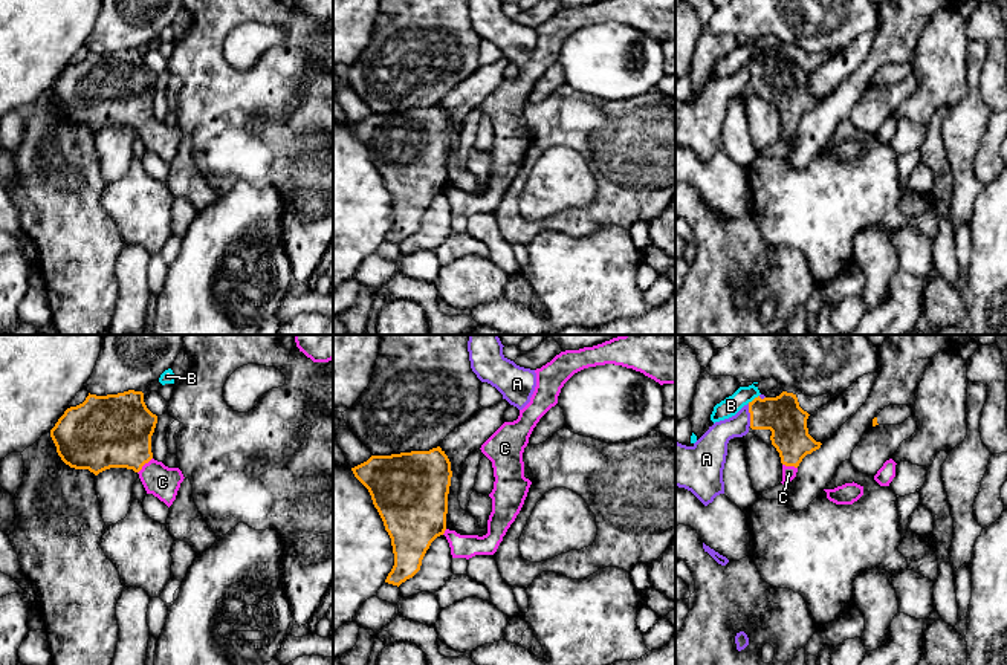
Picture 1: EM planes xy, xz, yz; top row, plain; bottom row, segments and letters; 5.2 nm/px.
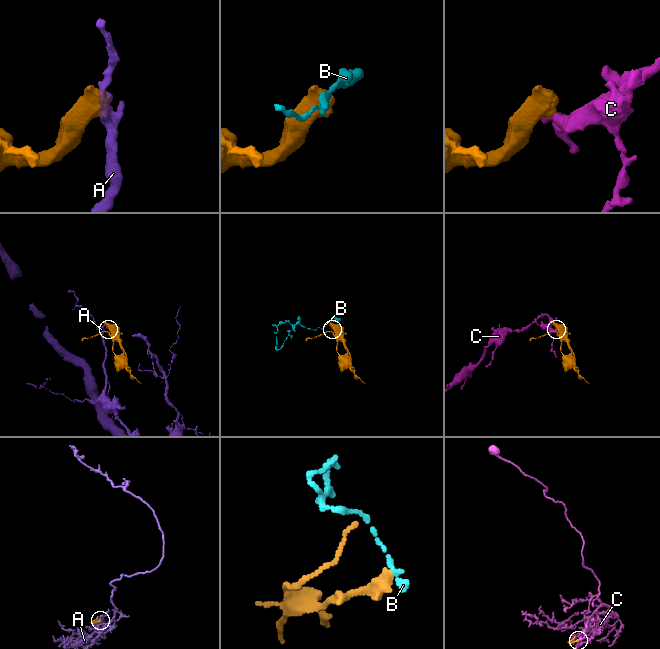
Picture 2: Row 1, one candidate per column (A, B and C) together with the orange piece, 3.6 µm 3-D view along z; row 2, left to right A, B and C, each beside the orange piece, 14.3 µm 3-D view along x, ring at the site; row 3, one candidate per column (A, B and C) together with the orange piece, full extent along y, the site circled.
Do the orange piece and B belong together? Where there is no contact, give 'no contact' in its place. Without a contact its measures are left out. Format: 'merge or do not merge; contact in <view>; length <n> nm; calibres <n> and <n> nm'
do not merge; contact in yz; length 80 nm; calibres 200 and 100 nm

